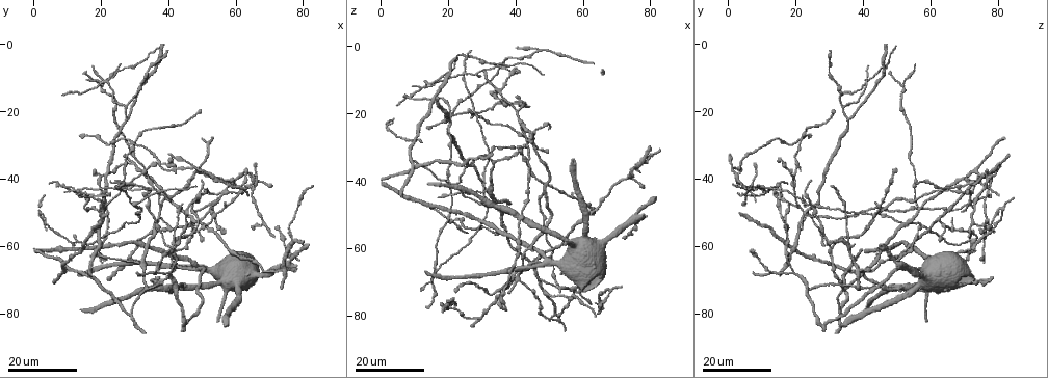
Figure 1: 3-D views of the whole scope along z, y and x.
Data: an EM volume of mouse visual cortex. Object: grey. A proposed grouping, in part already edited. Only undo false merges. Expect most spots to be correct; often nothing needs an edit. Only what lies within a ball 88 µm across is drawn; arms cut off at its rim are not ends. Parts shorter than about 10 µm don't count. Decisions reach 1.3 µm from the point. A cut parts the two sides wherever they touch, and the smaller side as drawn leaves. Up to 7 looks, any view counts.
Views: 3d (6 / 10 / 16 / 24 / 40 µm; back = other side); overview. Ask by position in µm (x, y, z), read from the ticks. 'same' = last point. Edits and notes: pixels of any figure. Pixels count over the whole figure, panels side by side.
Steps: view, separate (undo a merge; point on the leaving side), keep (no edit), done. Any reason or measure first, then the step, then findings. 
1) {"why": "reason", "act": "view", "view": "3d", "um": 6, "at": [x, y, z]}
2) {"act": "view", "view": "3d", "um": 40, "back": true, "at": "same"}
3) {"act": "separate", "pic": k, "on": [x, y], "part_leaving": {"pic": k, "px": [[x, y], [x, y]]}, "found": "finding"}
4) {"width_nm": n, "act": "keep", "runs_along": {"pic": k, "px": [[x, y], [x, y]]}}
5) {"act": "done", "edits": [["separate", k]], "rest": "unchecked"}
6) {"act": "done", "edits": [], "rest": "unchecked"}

{"why": "four or more arms meet", "act": "view", "view": "3d", "um": 24, "at": [20.5, 50.0, 22.0]}

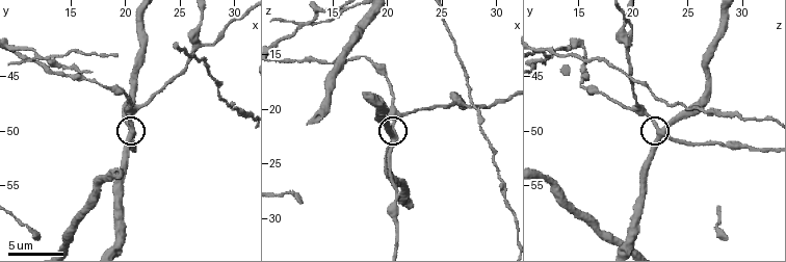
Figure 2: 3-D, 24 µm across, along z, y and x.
{"act": "view", "view": "3d", "um": 10, "at": [20.8, 49.8, 22.2]}

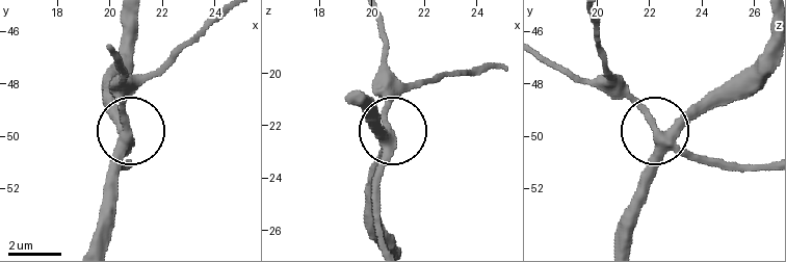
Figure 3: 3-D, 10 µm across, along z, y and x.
{"act": "separate", "pic": 3, "on": [645, 105], "part_leaving": {"pic": 3, "px": [[664, 138], [633, 102], [546, 64]]}, "found": "two neurons meet here"}

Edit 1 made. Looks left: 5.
{"act": "view", "view": "overview"}

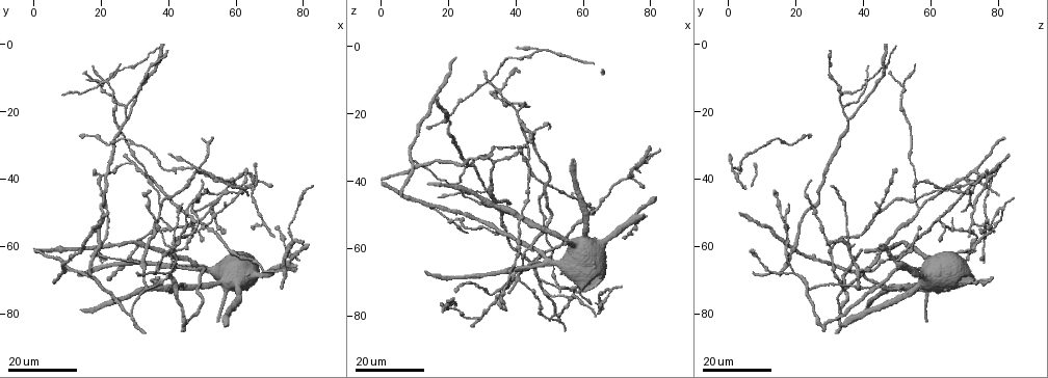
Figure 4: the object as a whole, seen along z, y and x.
{"act": "view", "view": "3d", "um": 16, "at": [31.5, 65.0, 42.0]}

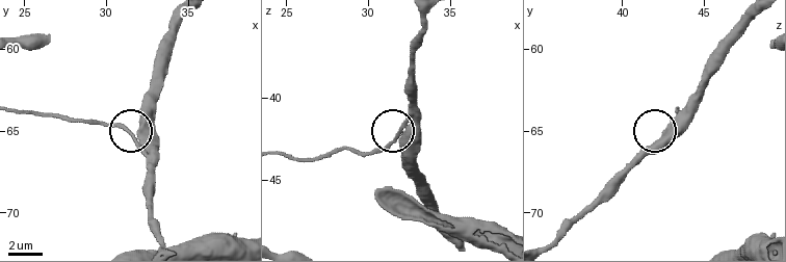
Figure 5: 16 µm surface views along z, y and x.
{"act": "view", "view": "3d", "um": 10, "at": [32.0, 65.3, 42.6]}

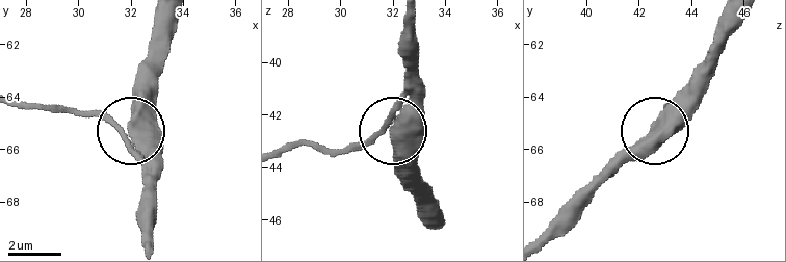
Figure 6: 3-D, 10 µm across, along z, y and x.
{"act": "keep", "runs_along": {"pic": 6, "px": [[151, 244], [149, 150], [131, 132], [79, 112]]}, "found": "one neuron here"}

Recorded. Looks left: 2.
{"why": "four or more arms meet", "act": "view", "view": "3d", "um": 16, "at": [22.0, 11.0, 41.5]}

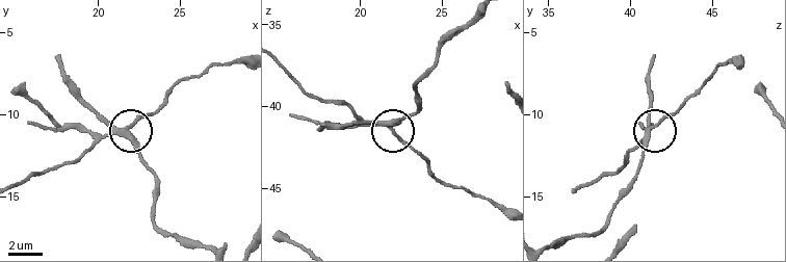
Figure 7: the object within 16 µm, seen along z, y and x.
{"act": "view", "view": "3d", "um": 10, "at": [21.8, 10.9, 41.2]}

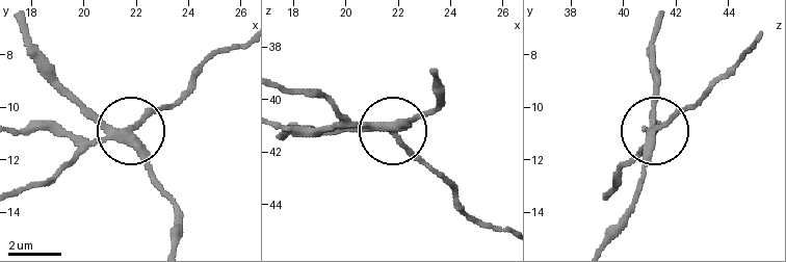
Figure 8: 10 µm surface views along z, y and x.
{"side_arm_um": 17, "act": "separate", "pic": 8, "on": [145, 114], "part_leaving": {"pic": 8, "px": [[119, 133], [177, 100], [210, 59], [243, 46]]}, "found": "two neurons meet here"}

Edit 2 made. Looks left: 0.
{"act": "done", "edits": [["separate", 3], ["separate", 8]], "rest": "unchecked"}

